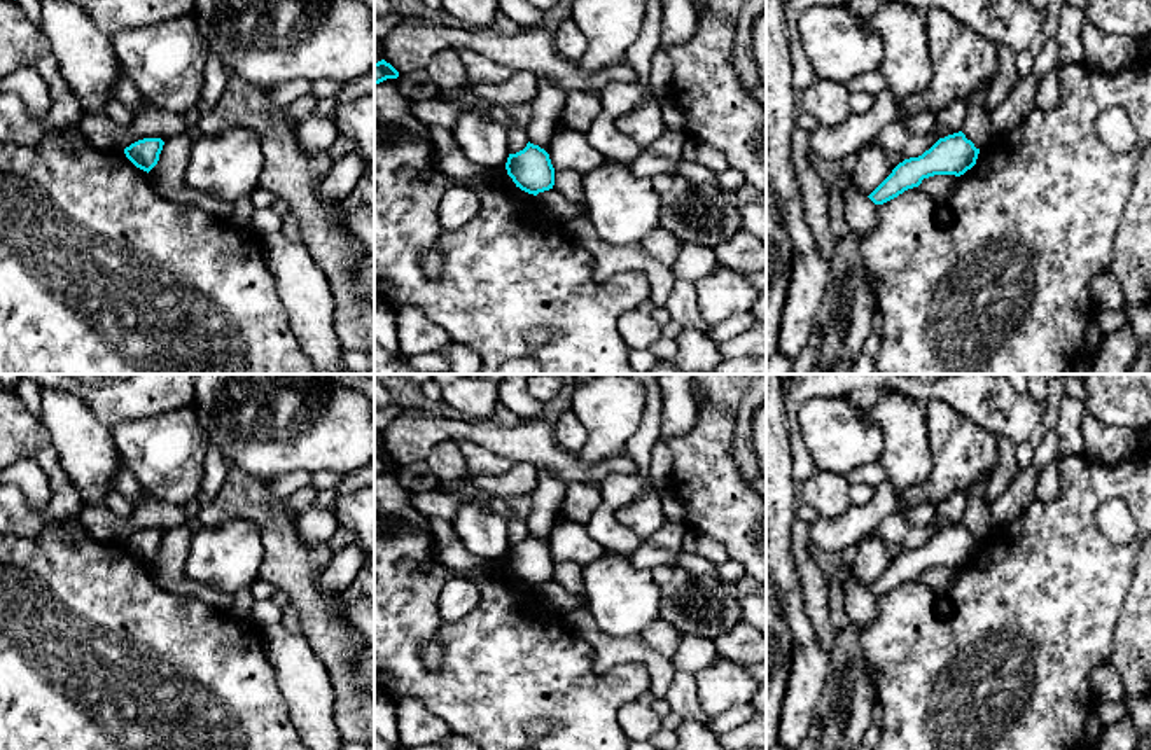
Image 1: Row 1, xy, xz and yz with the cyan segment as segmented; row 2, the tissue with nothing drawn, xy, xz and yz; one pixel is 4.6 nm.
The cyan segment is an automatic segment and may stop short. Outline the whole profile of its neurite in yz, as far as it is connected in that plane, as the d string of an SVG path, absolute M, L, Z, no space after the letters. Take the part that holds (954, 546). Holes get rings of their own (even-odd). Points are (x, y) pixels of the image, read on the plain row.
M962 523L939 530L918 549L899 554L892 565L868 587L875 596L883 596L908 580L918 579L934 566L960 568L976 556L980 540Z

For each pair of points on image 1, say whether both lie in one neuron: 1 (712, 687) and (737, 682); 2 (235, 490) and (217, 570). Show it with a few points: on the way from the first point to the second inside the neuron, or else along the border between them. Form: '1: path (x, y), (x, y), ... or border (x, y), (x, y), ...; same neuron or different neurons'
1: path (718, 687), (732, 684); same neuron
2: border (256, 523), (230, 520), (216, 527), (202, 527); different neurons

